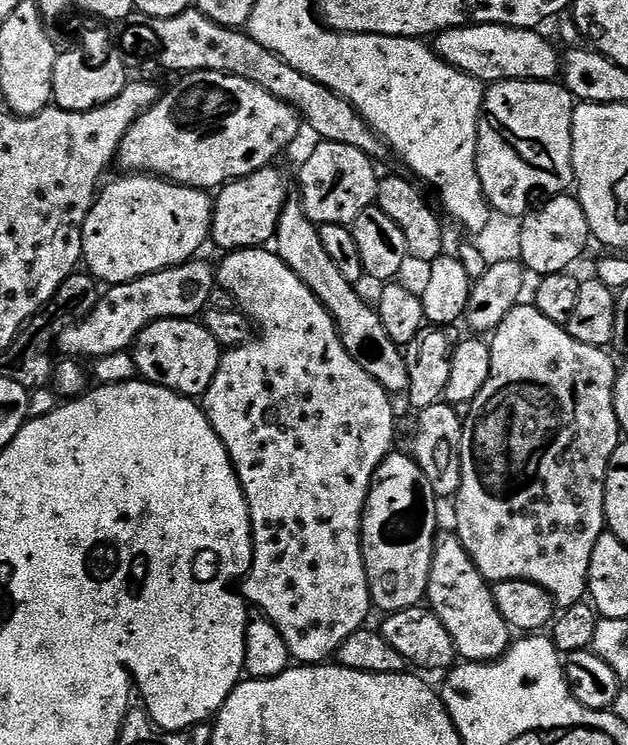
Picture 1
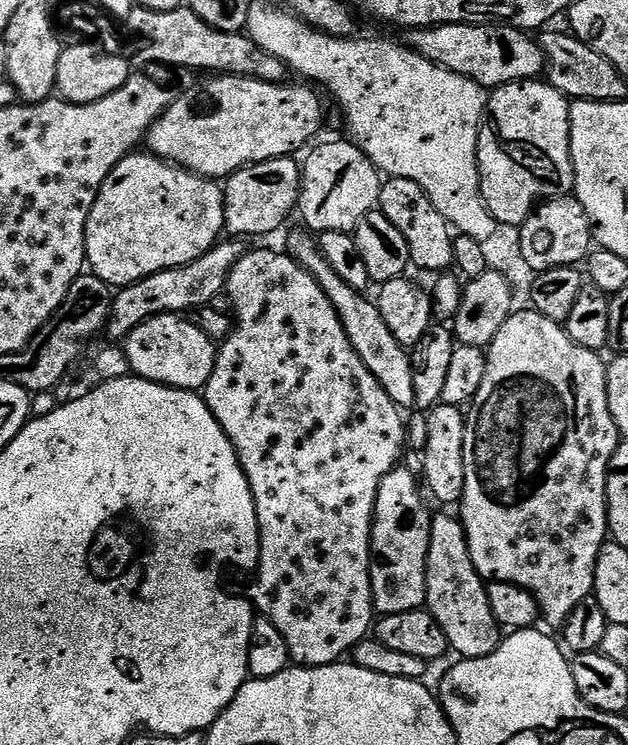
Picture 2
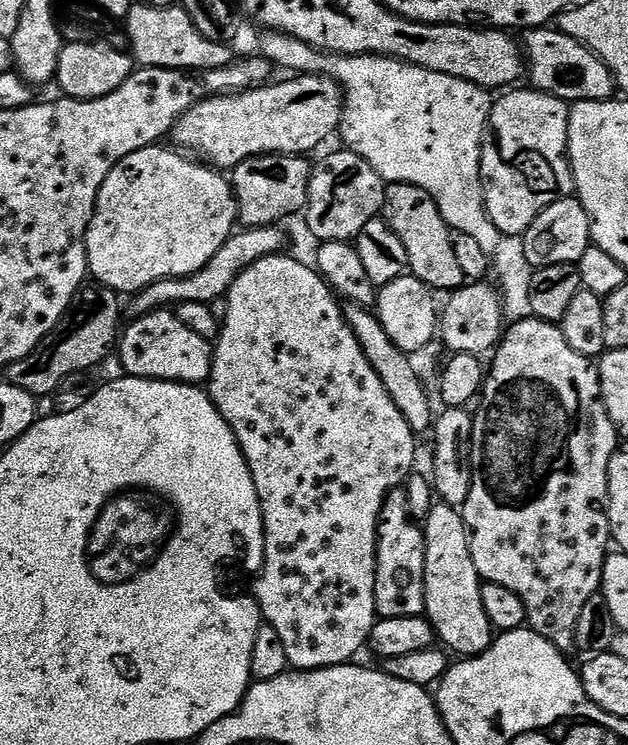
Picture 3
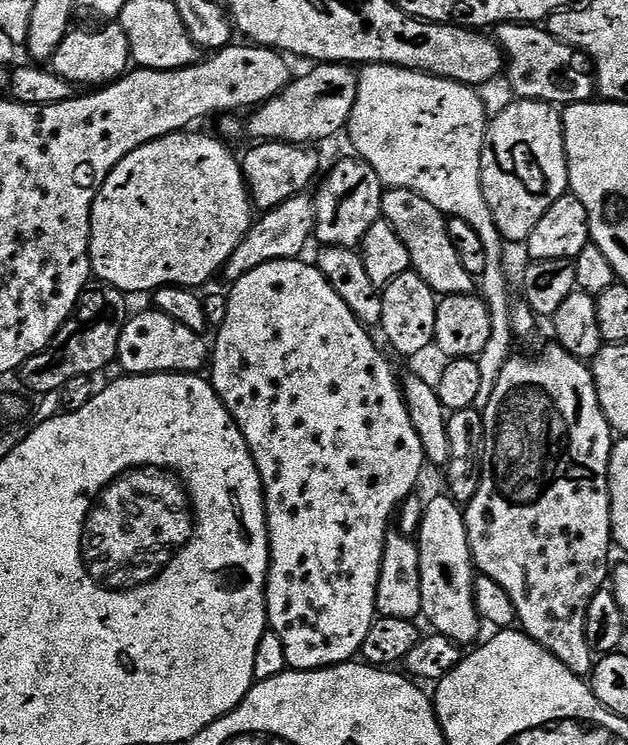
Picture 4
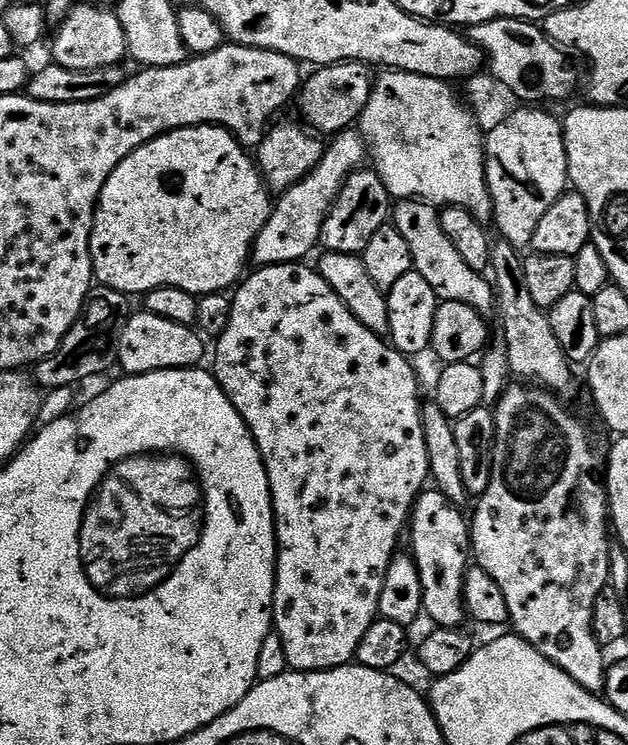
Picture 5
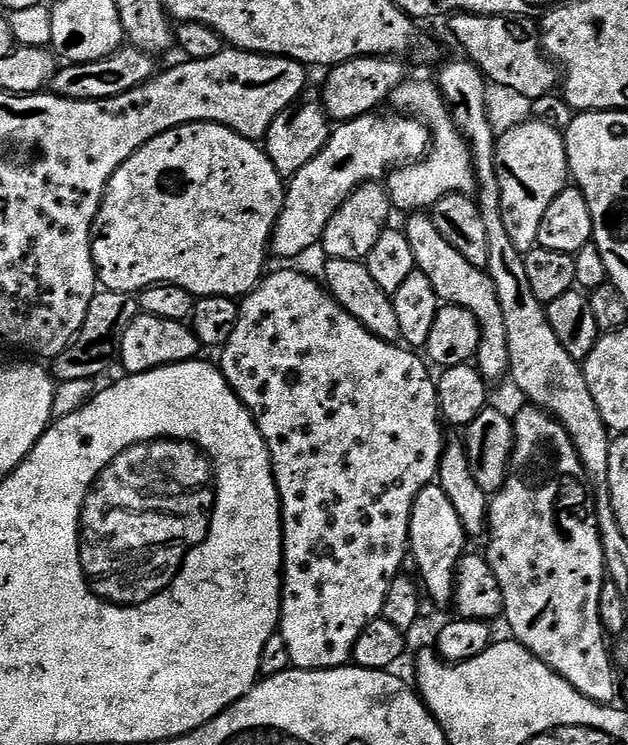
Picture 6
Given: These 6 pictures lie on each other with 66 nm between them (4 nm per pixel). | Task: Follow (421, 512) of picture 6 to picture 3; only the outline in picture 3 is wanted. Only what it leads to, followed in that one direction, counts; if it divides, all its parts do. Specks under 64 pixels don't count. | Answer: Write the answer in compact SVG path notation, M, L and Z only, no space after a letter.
M436 502L436 505L428 512L428 517L422 520L424 530L424 541L426 542L426 578L424 579L424 616L432 623L432 628L436 632L436 639L449 653L455 654L457 657L467 658L469 656L481 656L485 650L492 645L494 639L494 629L490 618L486 618L486 610L482 607L482 581L478 570L474 566L474 558L472 557L472 542L468 534L468 528L464 524L464 513L461 509L451 508L449 504Z

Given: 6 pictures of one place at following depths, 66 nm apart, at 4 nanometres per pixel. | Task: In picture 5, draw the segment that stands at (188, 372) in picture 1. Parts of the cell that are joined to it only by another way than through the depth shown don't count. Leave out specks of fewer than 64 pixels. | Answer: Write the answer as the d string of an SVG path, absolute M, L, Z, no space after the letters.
M143 310L137 312L137 316L136 313L129 315L116 351L116 359L125 367L127 375L141 376L171 368L194 368L201 363L206 340L195 327L170 322Z

